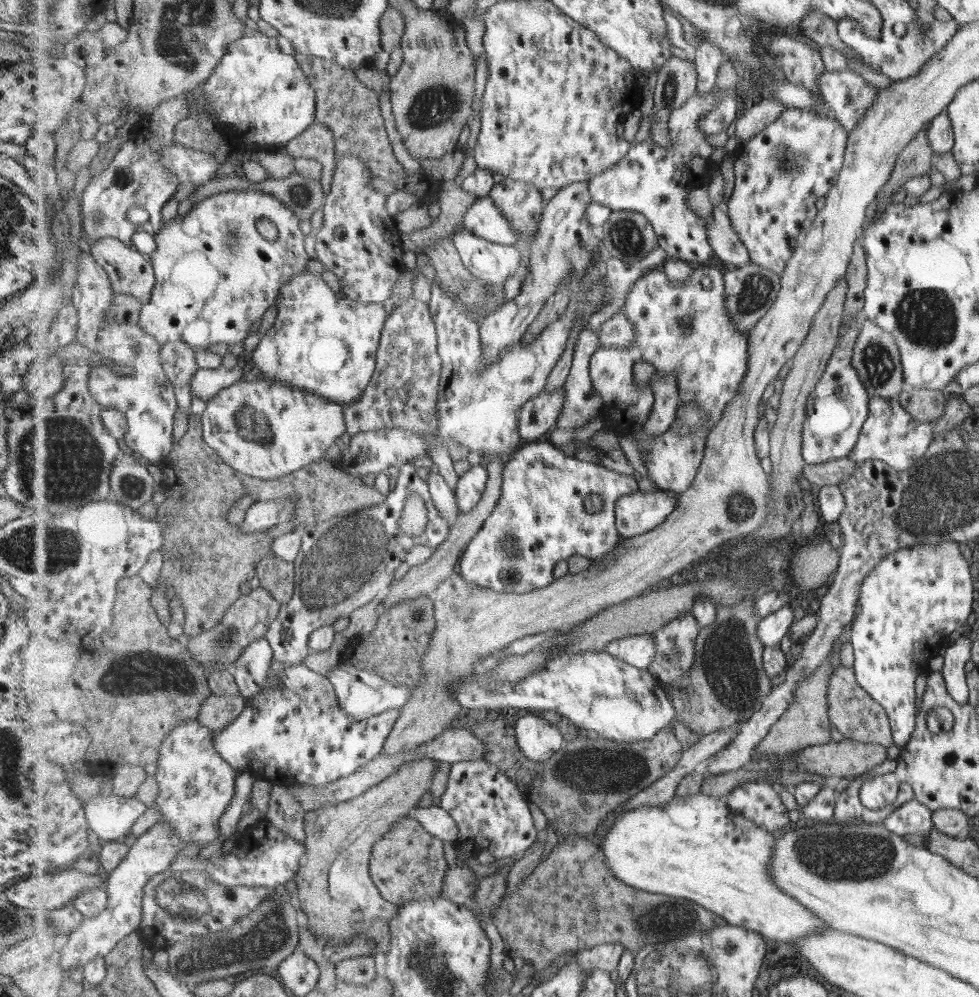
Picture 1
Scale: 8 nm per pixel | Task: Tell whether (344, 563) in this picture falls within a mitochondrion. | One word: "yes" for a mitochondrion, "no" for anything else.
yes

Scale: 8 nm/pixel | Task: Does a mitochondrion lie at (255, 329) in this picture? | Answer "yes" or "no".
no

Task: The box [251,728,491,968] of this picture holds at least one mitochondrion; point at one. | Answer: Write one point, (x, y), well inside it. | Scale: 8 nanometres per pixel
(372, 940)

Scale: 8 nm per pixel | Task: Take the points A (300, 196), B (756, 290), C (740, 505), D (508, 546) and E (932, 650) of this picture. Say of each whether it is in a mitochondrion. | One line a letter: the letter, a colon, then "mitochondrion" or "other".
A: mitochondrion
B: mitochondrion
C: mitochondrion
D: mitochondrion
E: other

